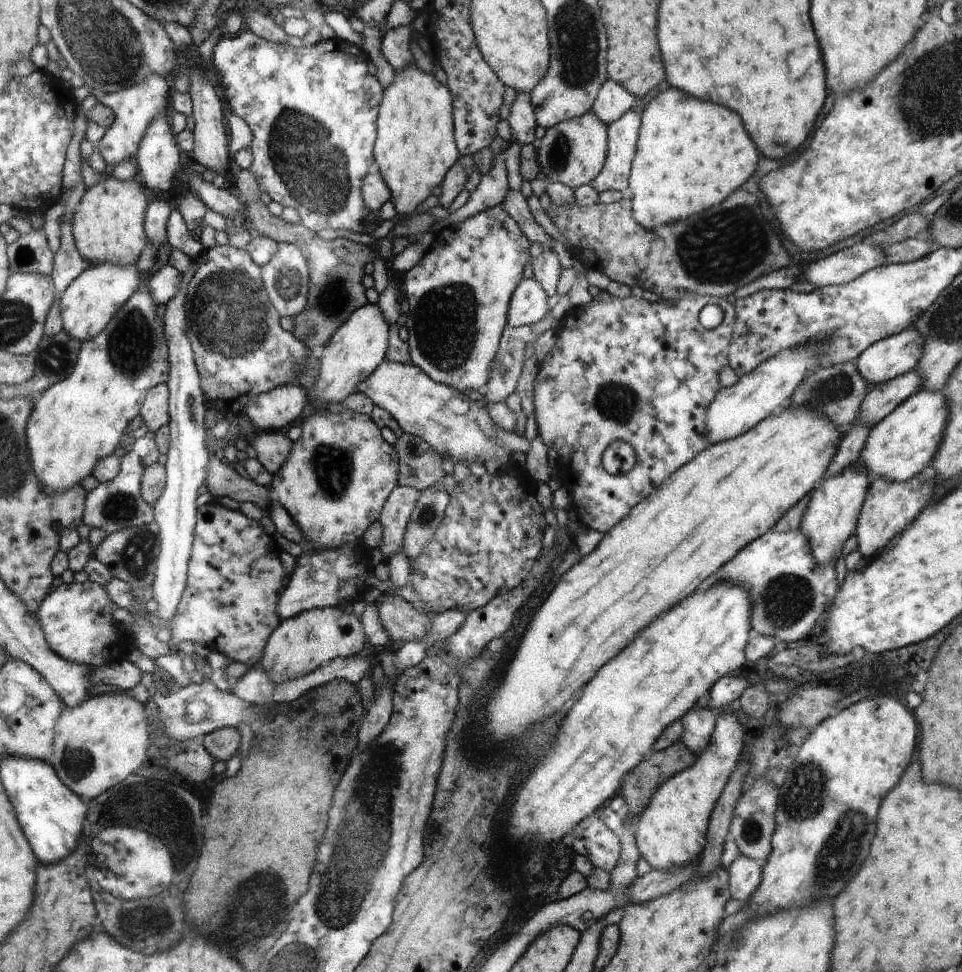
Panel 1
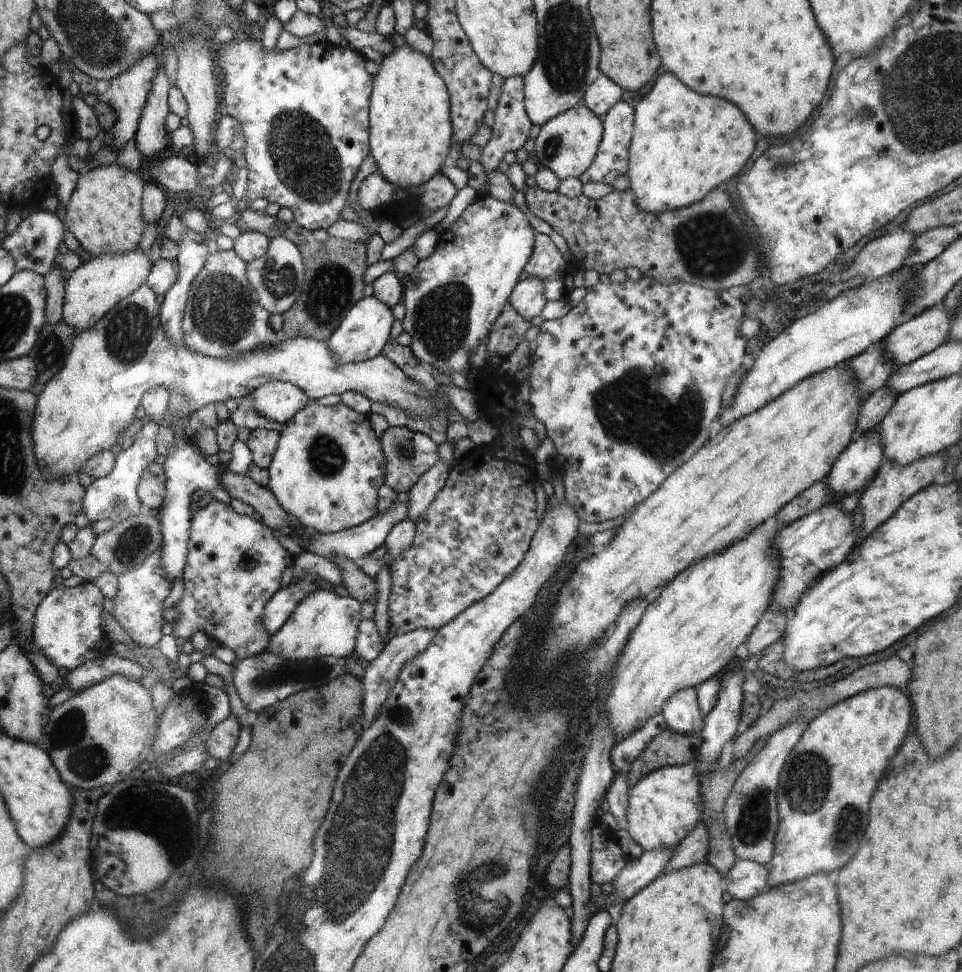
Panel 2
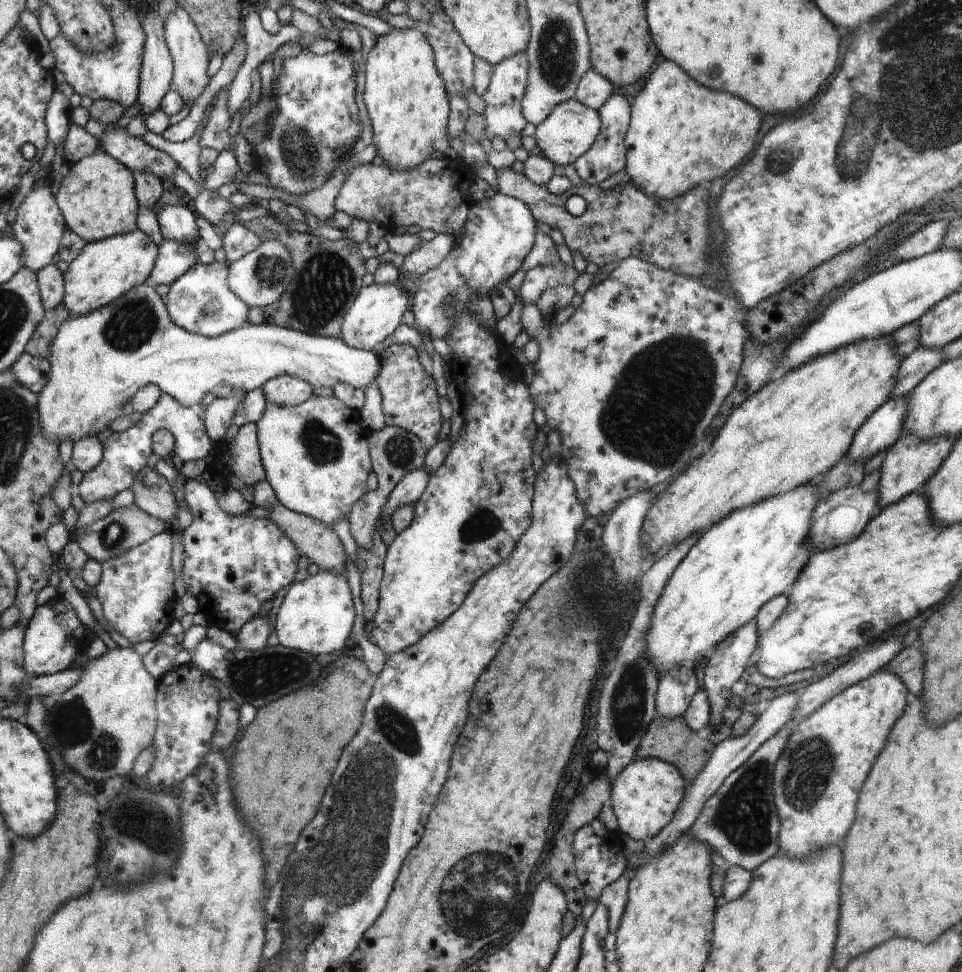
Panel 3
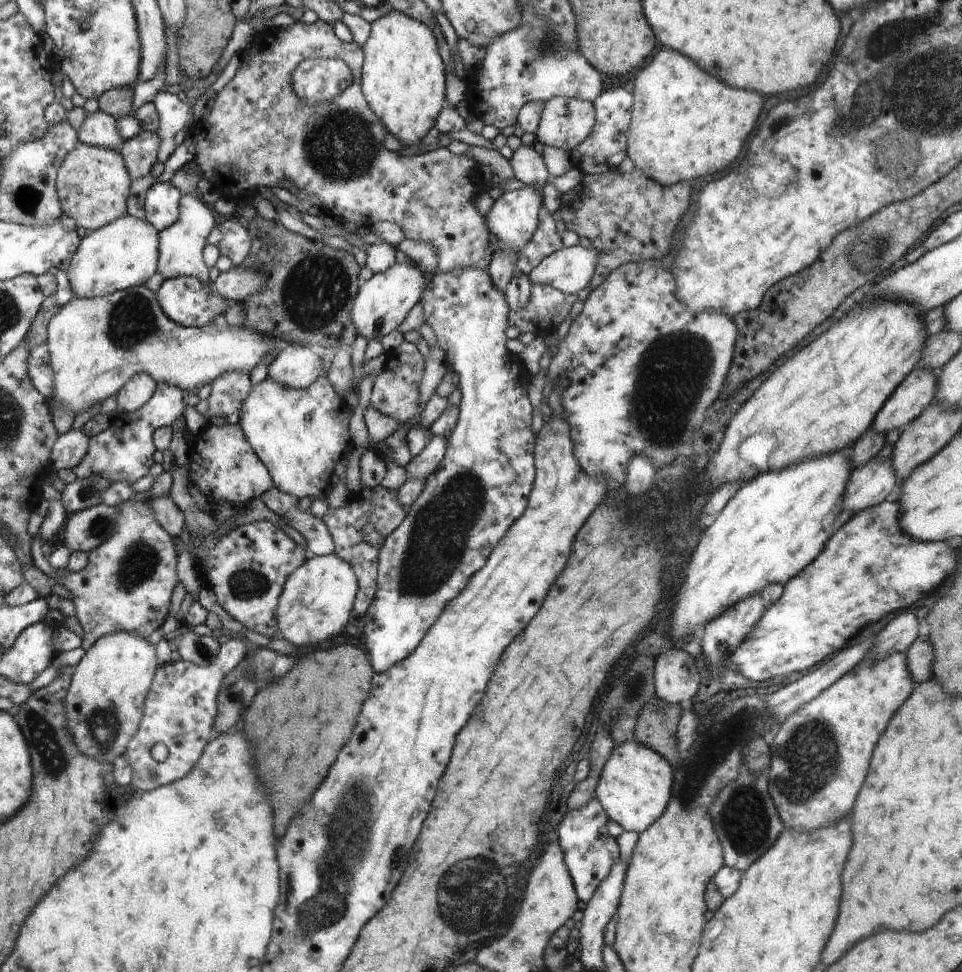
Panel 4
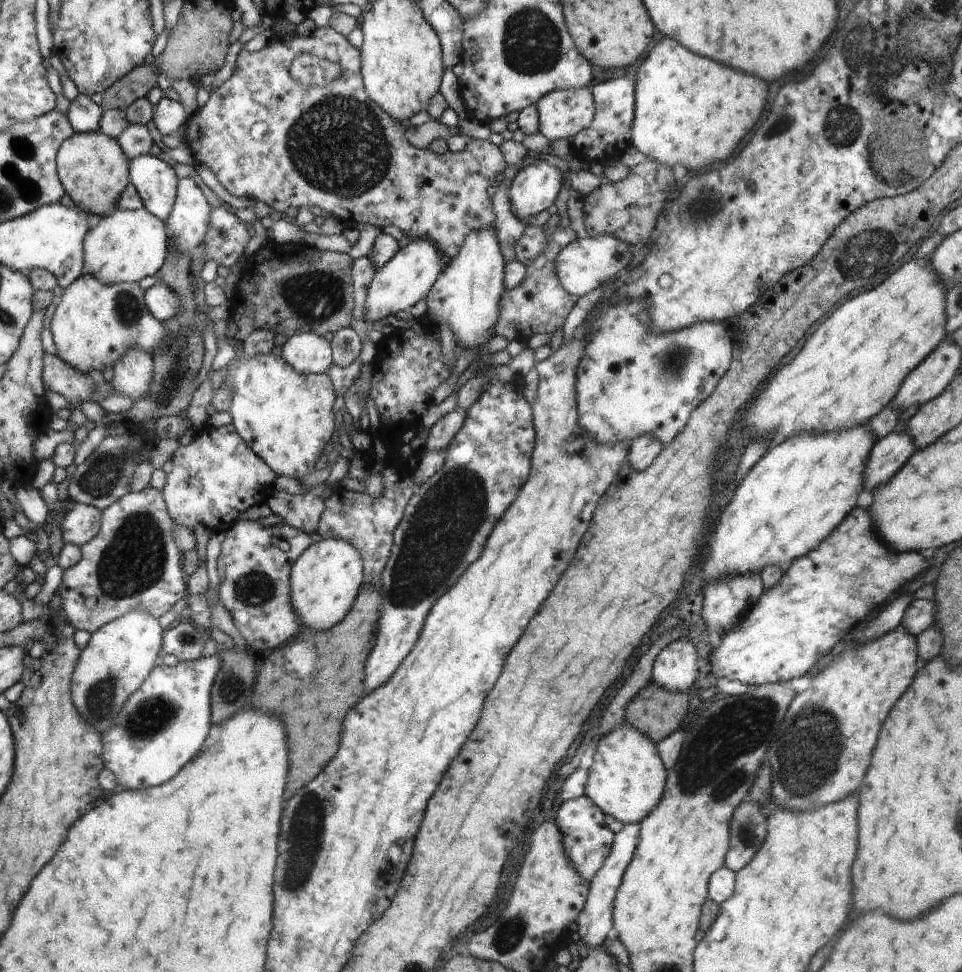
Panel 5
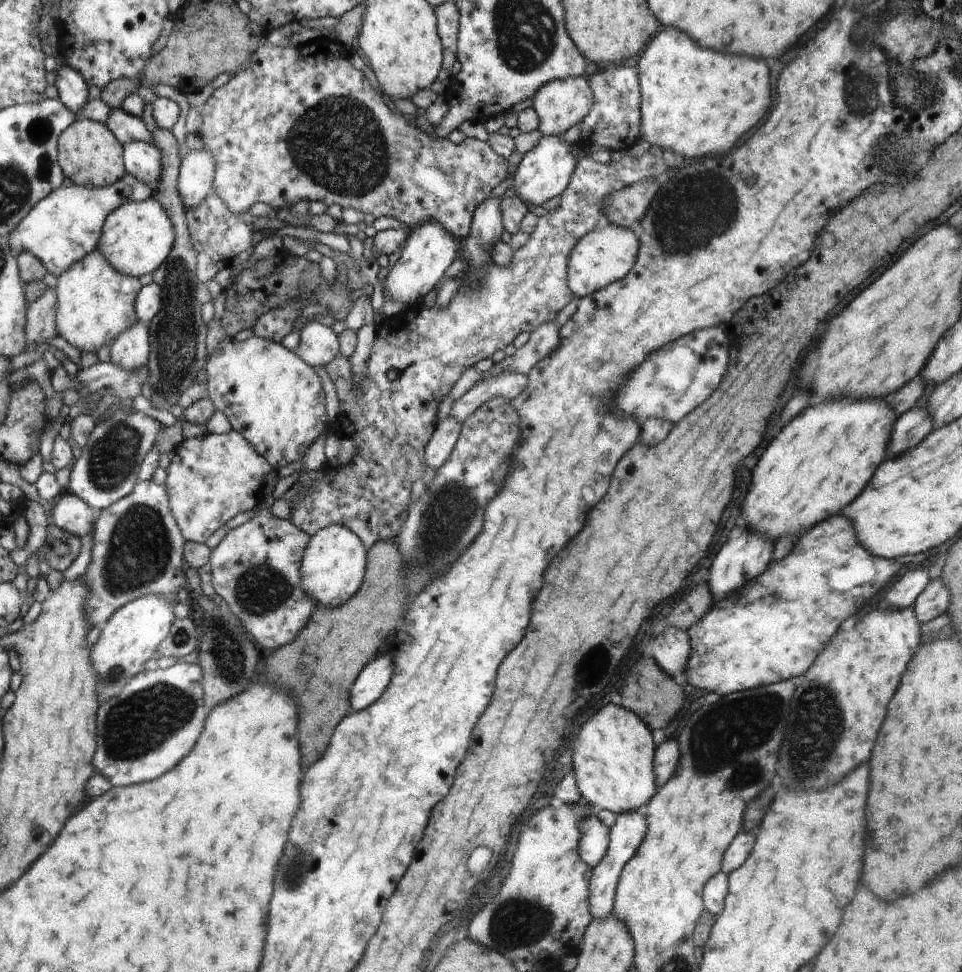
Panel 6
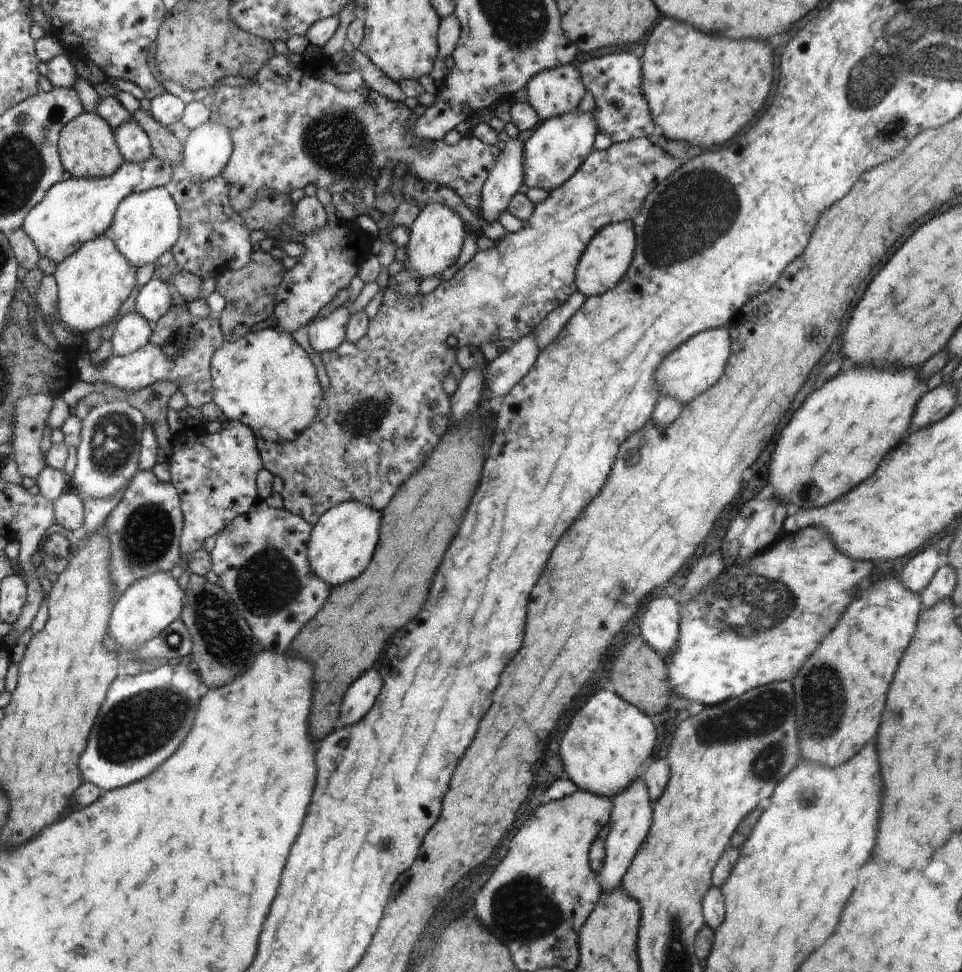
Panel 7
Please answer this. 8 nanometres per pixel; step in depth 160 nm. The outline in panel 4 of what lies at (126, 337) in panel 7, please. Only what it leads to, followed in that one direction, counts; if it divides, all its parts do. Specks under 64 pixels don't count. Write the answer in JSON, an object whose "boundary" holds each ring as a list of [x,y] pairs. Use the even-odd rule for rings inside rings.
{"boundary":[[[144,373],[136,375],[116,395],[117,413],[128,414],[144,407],[156,394],[156,388],[157,384],[151,376]]]}

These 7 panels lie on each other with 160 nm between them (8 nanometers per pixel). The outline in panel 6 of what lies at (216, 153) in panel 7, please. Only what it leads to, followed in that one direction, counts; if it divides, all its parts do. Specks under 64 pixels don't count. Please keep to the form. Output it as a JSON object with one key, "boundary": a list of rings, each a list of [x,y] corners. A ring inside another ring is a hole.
{"boundary":[[[208,149],[188,150],[186,158],[181,160],[177,189],[181,201],[189,208],[200,207],[206,195],[212,192],[215,160]]]}

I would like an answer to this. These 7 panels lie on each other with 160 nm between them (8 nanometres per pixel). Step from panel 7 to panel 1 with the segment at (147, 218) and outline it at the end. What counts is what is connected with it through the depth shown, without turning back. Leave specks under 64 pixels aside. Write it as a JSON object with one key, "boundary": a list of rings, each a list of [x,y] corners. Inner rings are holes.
{"boundary":[[[103,263],[87,267],[58,299],[63,332],[80,342],[101,335],[117,312],[137,293],[140,275],[136,263],[128,266]]]}

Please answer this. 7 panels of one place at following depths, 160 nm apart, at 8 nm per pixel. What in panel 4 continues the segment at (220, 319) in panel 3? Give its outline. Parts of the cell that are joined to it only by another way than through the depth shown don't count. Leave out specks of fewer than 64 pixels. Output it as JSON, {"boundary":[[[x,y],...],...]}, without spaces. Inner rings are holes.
{"boundary":[[[176,277],[164,279],[157,291],[157,301],[161,309],[170,320],[186,327],[205,327],[214,322],[216,316],[224,316],[228,308],[228,299],[220,296],[213,286],[213,282],[202,282],[198,277]]]}

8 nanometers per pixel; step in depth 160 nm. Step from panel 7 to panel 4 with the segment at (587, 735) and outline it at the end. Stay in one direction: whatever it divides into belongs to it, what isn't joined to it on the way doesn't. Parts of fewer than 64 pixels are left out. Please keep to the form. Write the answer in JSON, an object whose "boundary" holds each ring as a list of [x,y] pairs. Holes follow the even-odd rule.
{"boundary":[[[633,738],[614,746],[604,765],[597,786],[597,796],[608,818],[615,820],[625,831],[640,834],[650,828],[666,810],[673,789],[674,766],[650,747]]]}

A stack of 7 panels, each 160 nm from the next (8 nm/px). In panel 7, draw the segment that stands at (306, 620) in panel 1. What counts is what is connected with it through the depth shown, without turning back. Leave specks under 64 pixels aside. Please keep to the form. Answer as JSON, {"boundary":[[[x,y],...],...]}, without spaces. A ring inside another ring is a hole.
{"boundary":[[[344,501],[326,511],[313,525],[309,560],[313,573],[332,588],[358,579],[372,560],[380,536],[381,512],[358,501]]]}

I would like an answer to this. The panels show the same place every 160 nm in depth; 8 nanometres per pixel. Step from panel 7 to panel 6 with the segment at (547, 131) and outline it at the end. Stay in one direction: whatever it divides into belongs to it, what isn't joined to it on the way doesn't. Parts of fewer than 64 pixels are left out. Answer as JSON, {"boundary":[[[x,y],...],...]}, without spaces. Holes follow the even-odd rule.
{"boundary":[[[542,136],[538,144],[524,154],[513,174],[512,186],[515,188],[515,194],[528,204],[542,206],[550,198],[560,196],[569,187],[578,160],[573,153],[573,146],[564,136]]]}

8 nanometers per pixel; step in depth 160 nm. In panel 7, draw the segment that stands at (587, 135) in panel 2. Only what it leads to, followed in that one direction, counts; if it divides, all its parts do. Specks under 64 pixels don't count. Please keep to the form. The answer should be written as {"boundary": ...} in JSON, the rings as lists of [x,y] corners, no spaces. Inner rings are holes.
{"boundary":[[[560,65],[529,80],[528,103],[544,122],[576,109],[586,94],[584,85],[582,80],[578,84],[578,70],[574,66]]]}

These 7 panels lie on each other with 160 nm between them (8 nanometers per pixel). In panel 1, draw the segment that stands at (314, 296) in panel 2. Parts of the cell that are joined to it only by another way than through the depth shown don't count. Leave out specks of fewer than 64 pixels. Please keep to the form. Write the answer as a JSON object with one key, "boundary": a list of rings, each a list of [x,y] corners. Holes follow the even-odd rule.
{"boundary":[[[234,168],[236,172],[235,185],[240,192],[240,200],[245,207],[245,223],[254,235],[270,238],[276,242],[286,242],[296,246],[302,256],[306,258],[309,269],[308,304],[297,316],[295,316],[295,329],[293,336],[302,340],[312,350],[315,346],[323,346],[333,339],[334,332],[350,318],[357,308],[364,307],[366,294],[362,286],[364,278],[364,266],[373,262],[374,256],[369,245],[356,243],[347,238],[324,240],[318,234],[311,232],[300,222],[296,224],[286,223],[282,218],[273,216],[259,199],[261,196],[256,184],[256,178],[249,170]]]}

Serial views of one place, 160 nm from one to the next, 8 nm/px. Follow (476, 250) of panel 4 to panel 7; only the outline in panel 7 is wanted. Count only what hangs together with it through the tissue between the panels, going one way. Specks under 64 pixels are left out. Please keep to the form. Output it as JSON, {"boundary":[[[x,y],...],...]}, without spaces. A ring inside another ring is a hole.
{"boundary":[[[274,54],[270,56],[268,60],[265,60],[264,66],[260,68],[252,79],[247,82],[224,82],[222,85],[218,85],[218,88],[214,89],[214,93],[215,97],[209,108],[209,118],[217,123],[222,123],[227,127],[233,146],[227,166],[222,169],[221,176],[226,180],[226,184],[230,187],[230,190],[228,191],[230,206],[238,214],[241,214],[241,216],[243,212],[246,212],[257,202],[259,193],[282,193],[290,195],[294,189],[302,190],[303,188],[306,188],[308,184],[312,184],[312,186],[316,186],[316,188],[324,188],[324,190],[328,190],[330,194],[333,192],[340,192],[345,195],[350,193],[361,194],[364,188],[375,186],[375,181],[377,181],[380,176],[380,170],[386,168],[386,166],[393,166],[393,170],[395,166],[402,163],[406,164],[407,172],[416,175],[422,182],[438,183],[438,186],[449,188],[452,192],[455,192],[462,198],[464,204],[470,208],[470,210],[478,212],[481,204],[481,192],[484,190],[485,183],[488,182],[489,172],[493,170],[494,165],[498,160],[498,154],[500,154],[500,150],[498,150],[496,145],[487,145],[485,142],[478,140],[478,137],[475,137],[474,135],[462,137],[458,141],[458,144],[455,145],[446,144],[446,141],[444,140],[418,141],[415,143],[408,136],[409,130],[415,124],[415,120],[417,119],[414,111],[412,111],[410,107],[407,107],[402,102],[396,104],[396,102],[384,98],[383,95],[380,96],[377,91],[370,90],[370,87],[366,86],[366,84],[364,84],[360,90],[355,89],[351,92],[342,91],[334,84],[324,81],[318,75],[312,76],[312,74],[308,74],[306,70],[296,68],[295,65],[292,65],[292,62],[286,55]]]}

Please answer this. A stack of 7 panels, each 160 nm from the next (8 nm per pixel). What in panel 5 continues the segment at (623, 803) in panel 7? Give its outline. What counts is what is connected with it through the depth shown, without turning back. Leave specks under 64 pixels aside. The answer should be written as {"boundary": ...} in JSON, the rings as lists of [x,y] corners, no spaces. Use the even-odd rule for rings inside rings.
{"boundary":[[[640,823],[625,824],[624,828],[613,836],[610,854],[596,871],[589,884],[588,902],[585,911],[578,919],[578,936],[589,949],[602,946],[606,938],[613,934],[613,908],[616,906],[617,890],[622,882],[628,863],[634,858],[638,846]]]}

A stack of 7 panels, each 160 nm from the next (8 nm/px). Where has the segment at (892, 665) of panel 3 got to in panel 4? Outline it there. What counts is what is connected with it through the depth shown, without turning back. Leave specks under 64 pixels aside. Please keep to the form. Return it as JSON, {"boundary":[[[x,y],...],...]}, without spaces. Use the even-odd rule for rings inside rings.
{"boundary":[[[919,634],[918,638],[910,645],[905,652],[906,666],[913,676],[914,684],[918,682],[926,682],[932,676],[932,658],[934,658],[934,648],[928,640],[928,636]]]}

